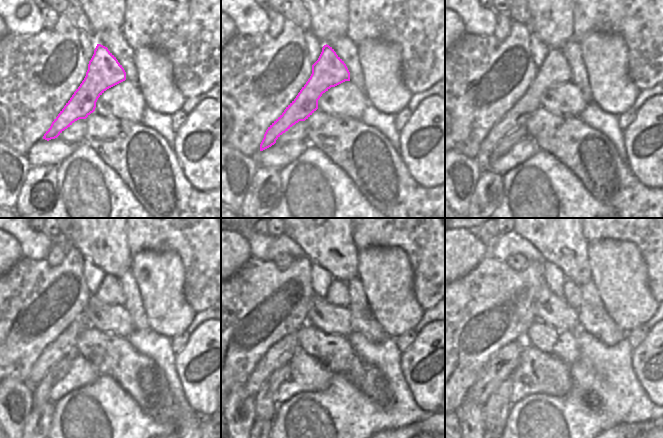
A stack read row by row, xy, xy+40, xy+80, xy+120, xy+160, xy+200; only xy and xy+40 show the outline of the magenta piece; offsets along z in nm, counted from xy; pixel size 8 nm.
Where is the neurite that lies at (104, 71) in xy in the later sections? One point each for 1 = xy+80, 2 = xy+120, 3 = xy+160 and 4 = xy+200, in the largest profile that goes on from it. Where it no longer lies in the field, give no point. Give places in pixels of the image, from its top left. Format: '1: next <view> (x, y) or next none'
1: next xy+80 (555, 70)
2: next xy+120 (65, 344)
3: next xy+160 (280, 354)
4: next xy+200 (499, 368)

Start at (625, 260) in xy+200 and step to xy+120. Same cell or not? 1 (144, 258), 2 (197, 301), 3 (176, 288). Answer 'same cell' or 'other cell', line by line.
1: same cell
2: other cell
3: same cell

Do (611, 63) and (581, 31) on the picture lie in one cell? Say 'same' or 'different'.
different

